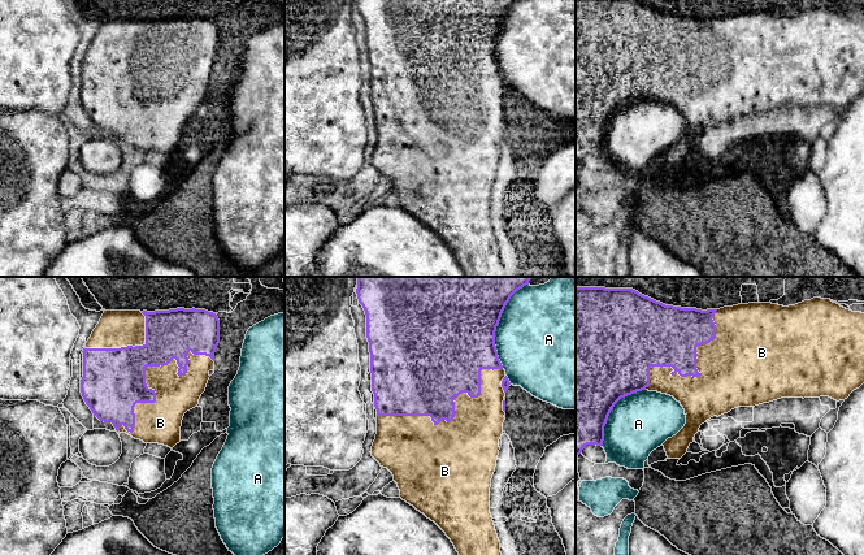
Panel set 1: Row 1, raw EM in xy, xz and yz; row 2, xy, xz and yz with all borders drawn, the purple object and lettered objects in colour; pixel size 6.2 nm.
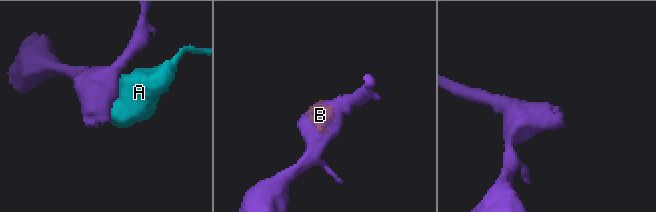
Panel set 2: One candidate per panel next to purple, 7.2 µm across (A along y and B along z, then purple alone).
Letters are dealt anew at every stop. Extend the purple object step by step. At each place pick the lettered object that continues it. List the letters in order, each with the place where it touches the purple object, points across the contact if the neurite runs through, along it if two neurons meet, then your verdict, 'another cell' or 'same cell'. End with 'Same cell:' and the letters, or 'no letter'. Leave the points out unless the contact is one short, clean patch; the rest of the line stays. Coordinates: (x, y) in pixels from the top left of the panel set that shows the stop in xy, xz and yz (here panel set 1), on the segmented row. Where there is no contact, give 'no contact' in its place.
A: contact xz (498, 324); another cell
B: contact xy (147, 365); same cell
Same cell: B

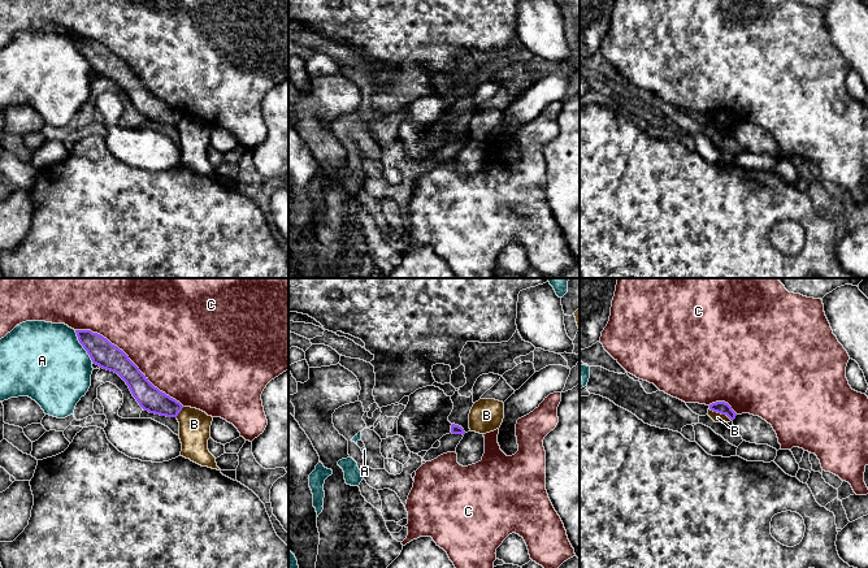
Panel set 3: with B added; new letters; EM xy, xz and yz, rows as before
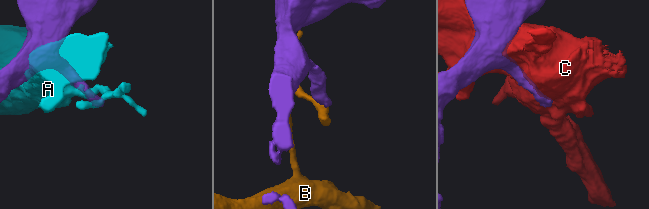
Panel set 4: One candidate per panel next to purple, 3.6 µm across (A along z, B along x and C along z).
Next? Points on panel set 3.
A: contact xy (82, 345); another cell
B: contact yz (720, 412); border yz (708, 408), (725, 413), (732, 420); another cell
C: contact xy (130, 360); another cell
Same cell: no letter

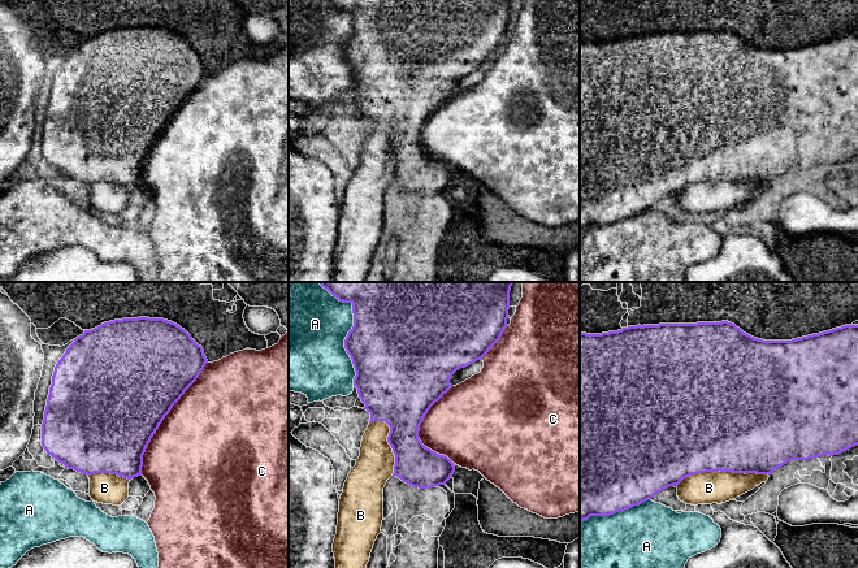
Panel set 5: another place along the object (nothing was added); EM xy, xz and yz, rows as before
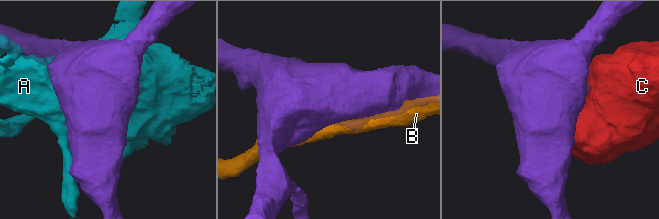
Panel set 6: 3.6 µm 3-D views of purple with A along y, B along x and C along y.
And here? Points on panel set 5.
A: contact xz (351, 329); another cell
B: contact yz (723, 471); another cell
C: contact xy (164, 417); another cell
Same cell: no letter

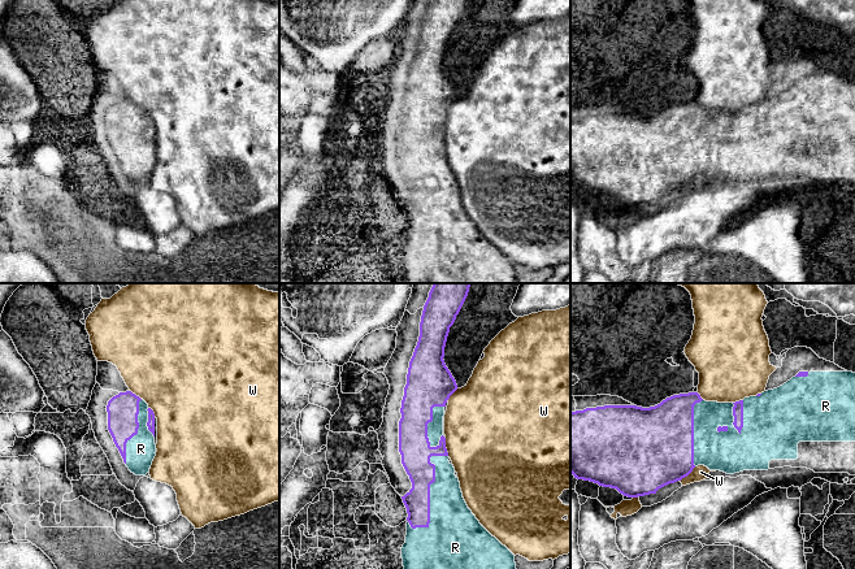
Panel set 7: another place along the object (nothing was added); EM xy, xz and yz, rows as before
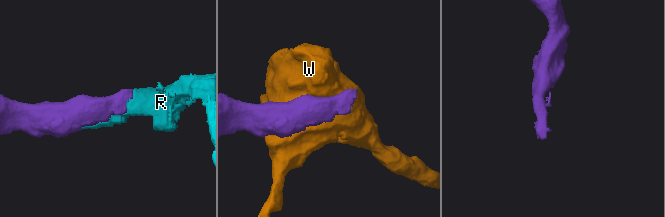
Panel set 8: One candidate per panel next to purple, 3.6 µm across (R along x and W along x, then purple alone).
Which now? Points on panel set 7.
R: contact xz (429, 491); same cell
W: contact xz (445, 447); another cell
Same cell: R

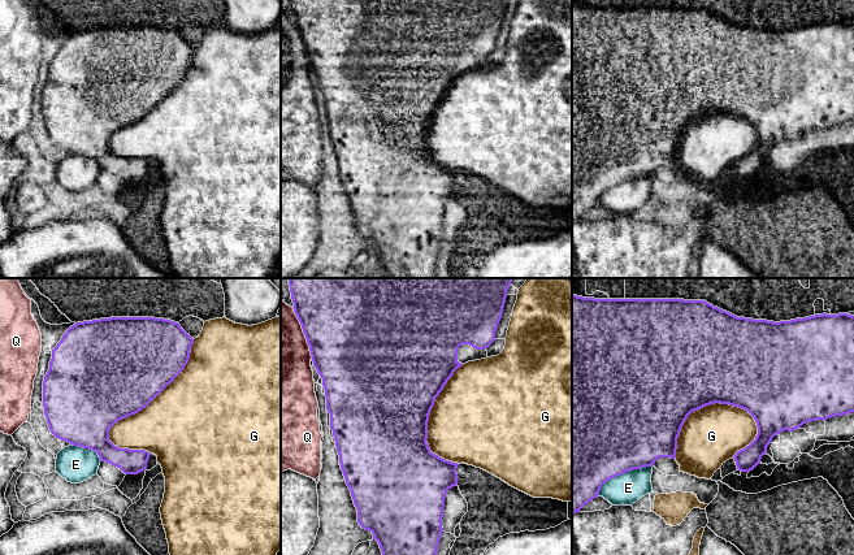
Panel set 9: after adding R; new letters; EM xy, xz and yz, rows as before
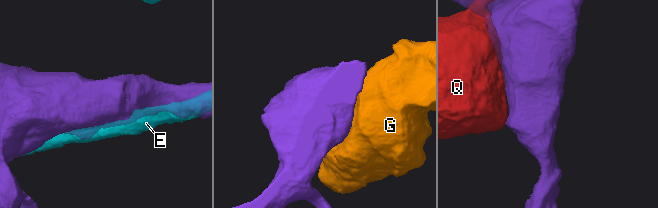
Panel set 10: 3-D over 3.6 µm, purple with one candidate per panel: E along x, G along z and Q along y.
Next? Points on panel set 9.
E: contact yz (621, 473); another cell
G: contact xy (152, 399); another cell
Q: contact xz (303, 332); another cell
Same cell: no letter

